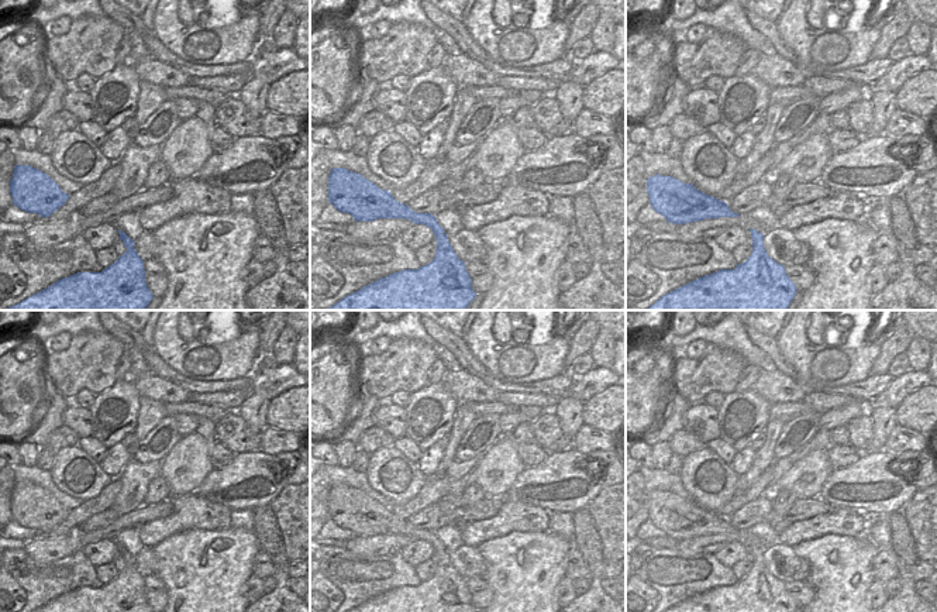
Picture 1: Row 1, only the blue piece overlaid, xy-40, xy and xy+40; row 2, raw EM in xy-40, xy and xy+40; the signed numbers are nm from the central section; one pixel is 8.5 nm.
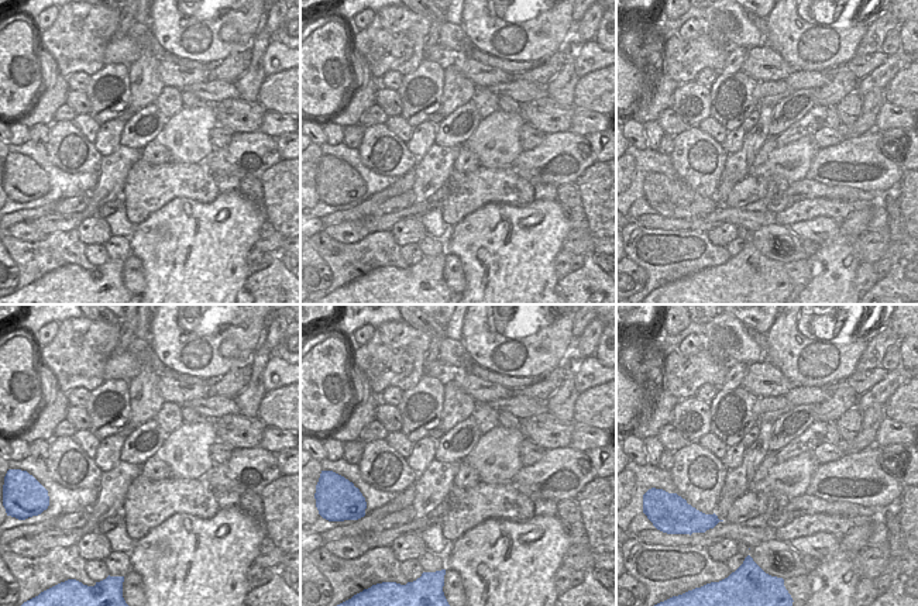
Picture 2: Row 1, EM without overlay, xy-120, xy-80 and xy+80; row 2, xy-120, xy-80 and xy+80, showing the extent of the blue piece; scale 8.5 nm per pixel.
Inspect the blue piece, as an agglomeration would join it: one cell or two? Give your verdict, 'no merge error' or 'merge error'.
no merge error

